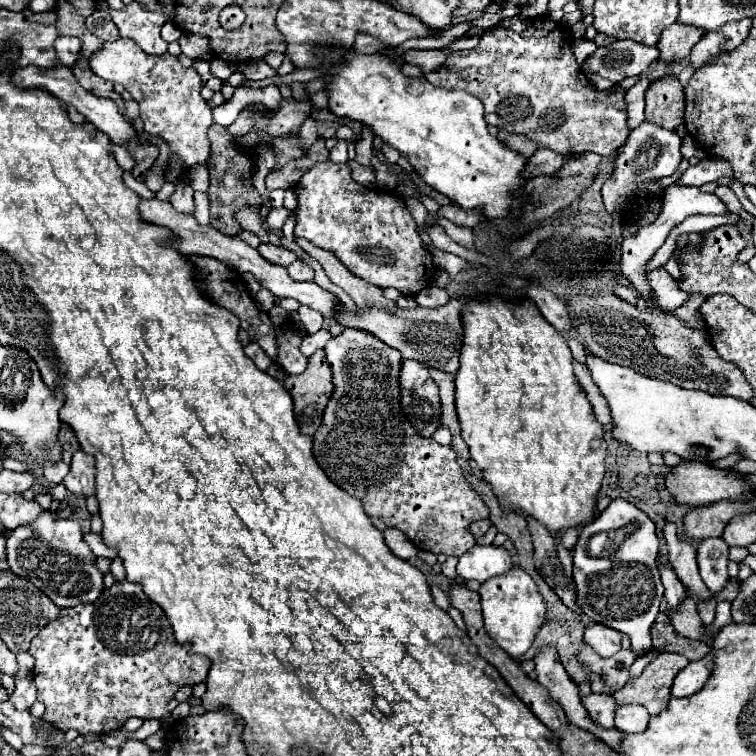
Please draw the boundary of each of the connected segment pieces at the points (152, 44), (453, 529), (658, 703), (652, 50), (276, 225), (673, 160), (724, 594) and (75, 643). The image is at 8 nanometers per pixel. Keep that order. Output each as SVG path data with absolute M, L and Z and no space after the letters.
M132 3L122 11L114 11L112 21L116 23L120 35L134 39L142 51L162 55L168 49L168 43L160 37L160 29L166 23L164 15L148 13L146 9L140 9L140 5Z
M346 327L338 337L332 337L326 343L324 353L334 375L332 401L328 403L322 425L314 435L314 457L324 473L338 487L358 497L368 517L380 517L388 527L398 527L412 543L416 543L416 547L432 551L434 555L464 555L476 545L470 525L488 519L488 507L460 473L456 451L416 435L416 429L402 415L398 399L398 373L402 355L376 339L372 333L350 327Z
M660 653L640 677L630 679L620 691L614 693L618 705L638 703L648 709L650 715L658 715L666 709L670 699L672 681L680 669L690 661L678 653Z
M622 39L606 47L598 47L584 61L584 69L616 85L626 77L638 77L644 73L648 65L658 59L658 55L660 53L656 47L648 47L632 39Z
M284 207L270 209L270 213L266 217L266 223L268 223L268 235L270 235L272 245L282 245L278 231L282 231L286 219L288 219L288 209L284 209Z
M642 123L640 127L636 127L624 147L620 149L620 155L616 159L616 167L610 175L610 179L604 183L602 187L602 199L604 199L604 207L608 213L612 213L614 209L622 207L624 209L624 217L628 215L626 211L626 195L636 197L636 195L648 195L654 193L656 179L662 179L666 175L672 175L678 169L678 163L682 161L680 155L680 137L674 131L662 129L658 125L652 123Z
M730 579L730 581L726 583L726 587L716 595L716 601L732 601L732 599L738 595L738 591L740 591L738 579Z
M116 581L110 589L104 589L92 605L60 609L58 619L50 621L32 639L30 653L36 657L32 679L38 689L38 701L46 707L44 719L62 733L76 729L80 735L116 731L130 717L160 721L168 715L168 703L180 687L196 685L206 679L210 669L208 659L204 655L198 657L190 649L192 645L180 645L174 639L162 607L154 603L140 585Z

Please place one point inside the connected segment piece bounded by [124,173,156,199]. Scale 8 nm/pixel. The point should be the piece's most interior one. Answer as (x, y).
(140, 187)

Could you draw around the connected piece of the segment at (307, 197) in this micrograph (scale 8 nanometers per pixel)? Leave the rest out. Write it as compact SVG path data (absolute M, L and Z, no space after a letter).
M332 161L316 163L308 169L294 193L298 201L294 235L332 251L356 277L382 289L396 287L404 295L416 295L432 283L432 255L426 251L416 223L400 197L356 183L346 163L336 165Z

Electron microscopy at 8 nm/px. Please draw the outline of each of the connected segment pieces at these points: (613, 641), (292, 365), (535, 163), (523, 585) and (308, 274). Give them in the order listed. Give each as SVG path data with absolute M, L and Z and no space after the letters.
M594 623L586 627L584 631L584 641L600 655L600 657L612 657L622 649L622 633L616 629L604 627L600 623Z
M286 321L282 327L278 327L278 363L284 367L286 373L298 375L306 369L306 357L300 353L300 341L302 337L294 333L294 325Z
M538 149L532 159L528 161L528 167L524 169L524 177L534 177L534 175L542 175L542 173L554 173L564 165L564 157L556 155L550 149Z
M514 567L504 577L494 577L492 581L486 581L480 587L480 597L482 597L484 629L488 637L494 643L498 643L514 661L520 661L520 657L532 647L532 641L546 617L546 607L538 593L536 583L528 573Z
M294 261L288 267L288 275L296 281L312 281L314 279L314 271L304 261Z

